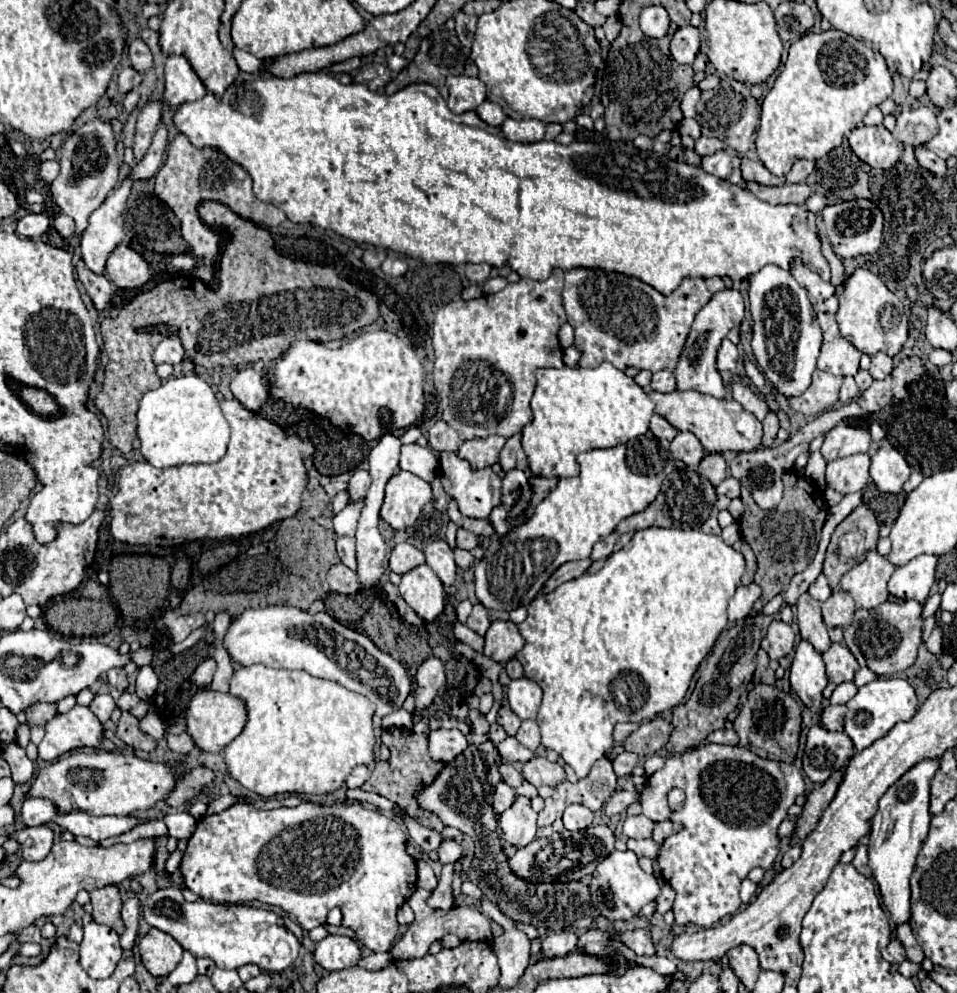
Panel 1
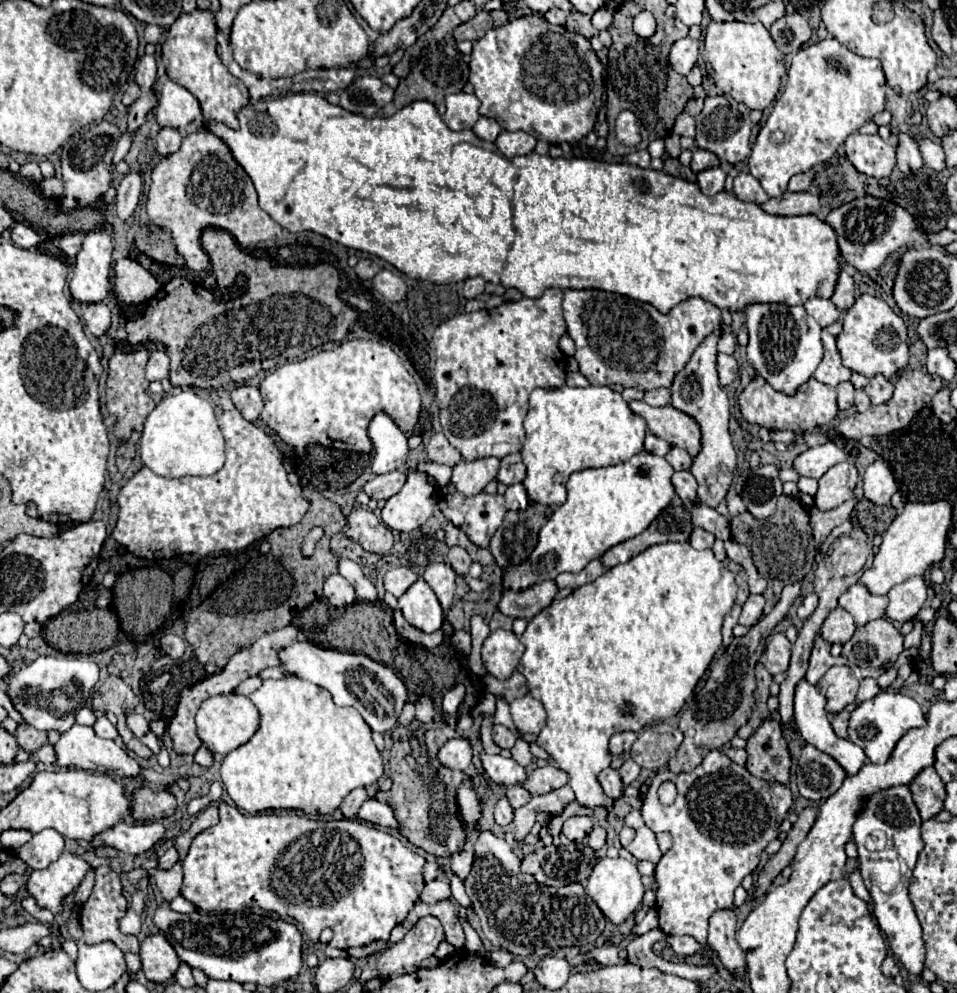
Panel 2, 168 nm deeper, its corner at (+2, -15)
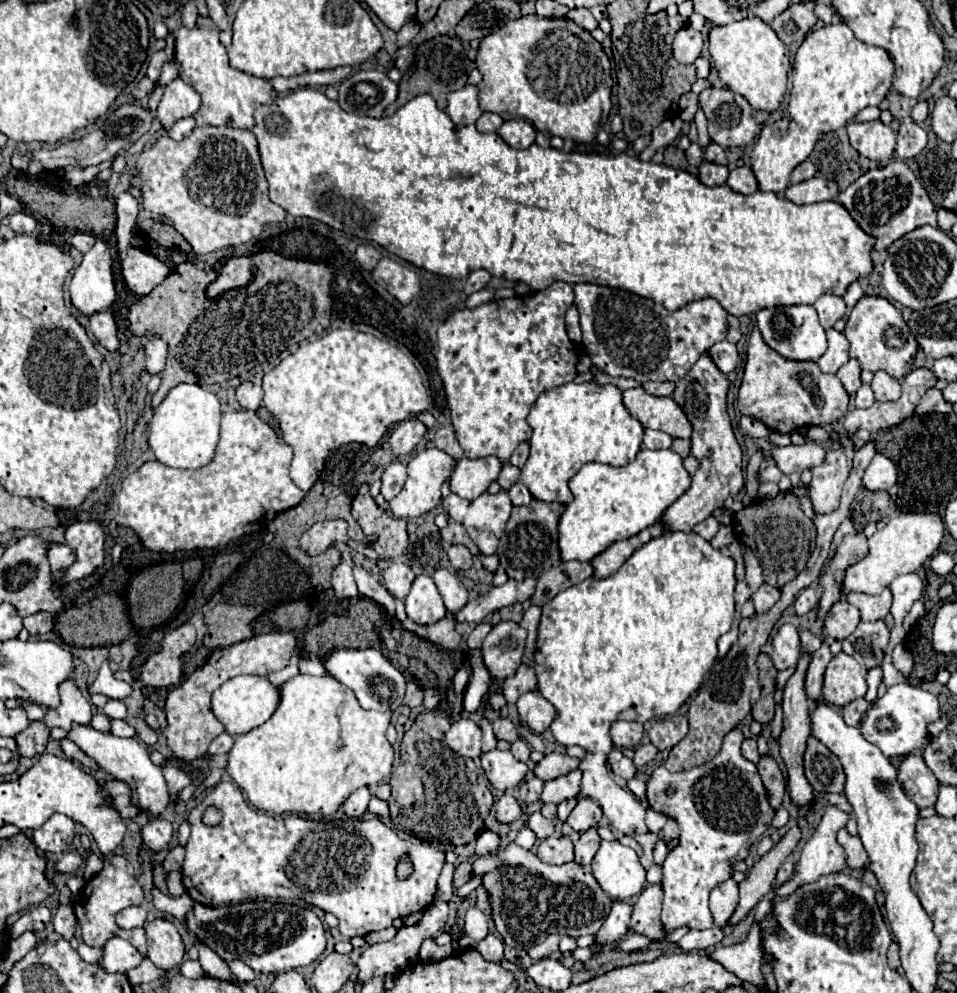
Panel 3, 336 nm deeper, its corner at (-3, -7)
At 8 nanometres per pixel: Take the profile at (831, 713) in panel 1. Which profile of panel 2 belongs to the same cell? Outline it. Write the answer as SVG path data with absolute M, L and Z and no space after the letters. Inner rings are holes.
M842 710L834 716L832 720L832 728L834 732L840 736L840 738L846 738L848 736L848 718L850 718L850 712L848 710Z

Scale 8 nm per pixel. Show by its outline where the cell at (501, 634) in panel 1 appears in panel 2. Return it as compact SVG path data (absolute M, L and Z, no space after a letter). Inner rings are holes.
M496 630L492 632L482 646L482 662L498 680L506 680L516 670L520 658L524 654L524 644L518 640L514 632Z

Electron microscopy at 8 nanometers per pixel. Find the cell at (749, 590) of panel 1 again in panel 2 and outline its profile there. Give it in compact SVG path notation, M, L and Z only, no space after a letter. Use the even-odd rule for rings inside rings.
M750 596L746 600L746 604L742 606L742 614L740 614L740 624L744 626L752 626L760 620L764 612L764 598L762 596Z

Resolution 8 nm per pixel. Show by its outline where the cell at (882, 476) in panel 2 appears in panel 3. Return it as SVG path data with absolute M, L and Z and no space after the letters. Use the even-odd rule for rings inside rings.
M877 452L873 456L869 468L865 470L863 486L867 490L889 490L895 482L897 482L895 464L887 456L883 456L881 452Z

